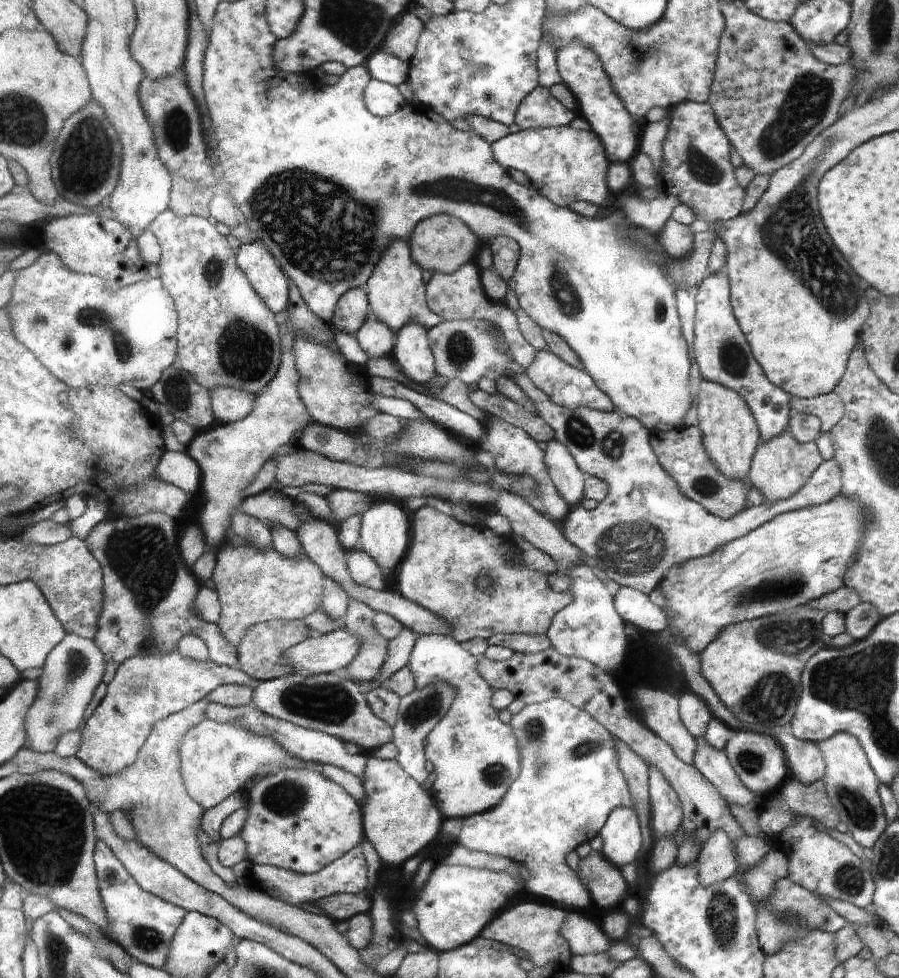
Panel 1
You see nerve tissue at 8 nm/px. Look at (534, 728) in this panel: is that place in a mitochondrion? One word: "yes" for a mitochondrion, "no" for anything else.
yes

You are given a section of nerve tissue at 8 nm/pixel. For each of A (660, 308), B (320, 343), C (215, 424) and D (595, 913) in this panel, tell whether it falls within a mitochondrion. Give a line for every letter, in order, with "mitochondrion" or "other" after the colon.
A: mitochondrion
B: other
C: other
D: other

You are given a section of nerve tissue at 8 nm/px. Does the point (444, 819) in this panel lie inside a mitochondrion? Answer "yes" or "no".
no

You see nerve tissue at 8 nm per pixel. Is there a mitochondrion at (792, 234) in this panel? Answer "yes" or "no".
yes

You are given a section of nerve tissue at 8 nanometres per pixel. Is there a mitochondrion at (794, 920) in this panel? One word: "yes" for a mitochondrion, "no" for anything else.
yes

